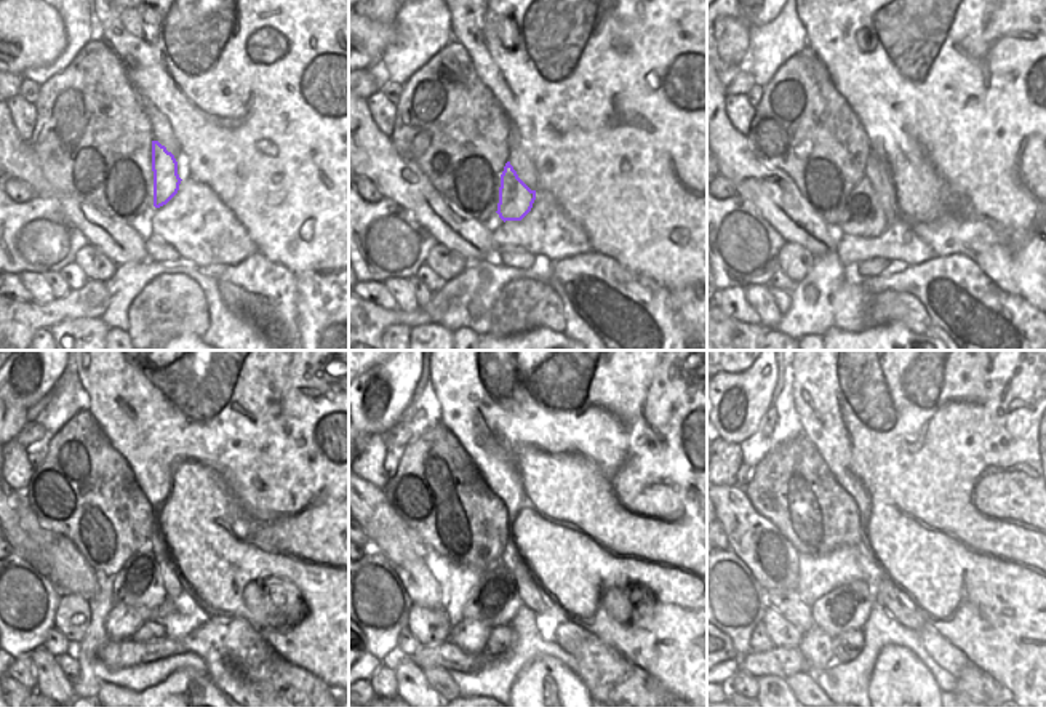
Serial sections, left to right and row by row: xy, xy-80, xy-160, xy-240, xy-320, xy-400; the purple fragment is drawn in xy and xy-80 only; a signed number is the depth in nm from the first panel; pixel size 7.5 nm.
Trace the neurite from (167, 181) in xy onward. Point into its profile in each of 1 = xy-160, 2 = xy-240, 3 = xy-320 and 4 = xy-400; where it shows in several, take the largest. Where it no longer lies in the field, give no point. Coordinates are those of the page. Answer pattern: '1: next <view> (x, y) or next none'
1: next xy-160 (862, 215)
2: next xy-240 (138, 583)
3: next xy-320 (495, 600)
4: next xy-400 (848, 607)

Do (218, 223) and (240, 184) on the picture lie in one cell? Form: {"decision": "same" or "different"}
{"decision": "different"}

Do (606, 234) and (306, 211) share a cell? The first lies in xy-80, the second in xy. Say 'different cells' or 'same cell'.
same cell

